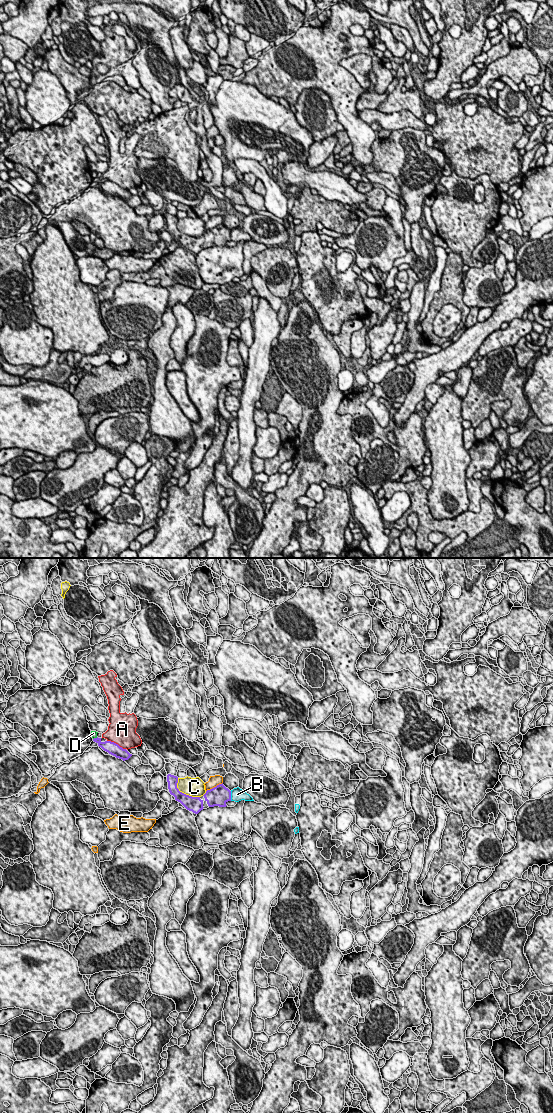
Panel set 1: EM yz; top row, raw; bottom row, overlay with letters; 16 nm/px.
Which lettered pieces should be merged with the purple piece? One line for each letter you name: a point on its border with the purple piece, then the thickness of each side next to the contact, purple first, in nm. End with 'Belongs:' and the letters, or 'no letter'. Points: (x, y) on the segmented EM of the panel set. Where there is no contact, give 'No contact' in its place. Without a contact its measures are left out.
Belongs: no letter

